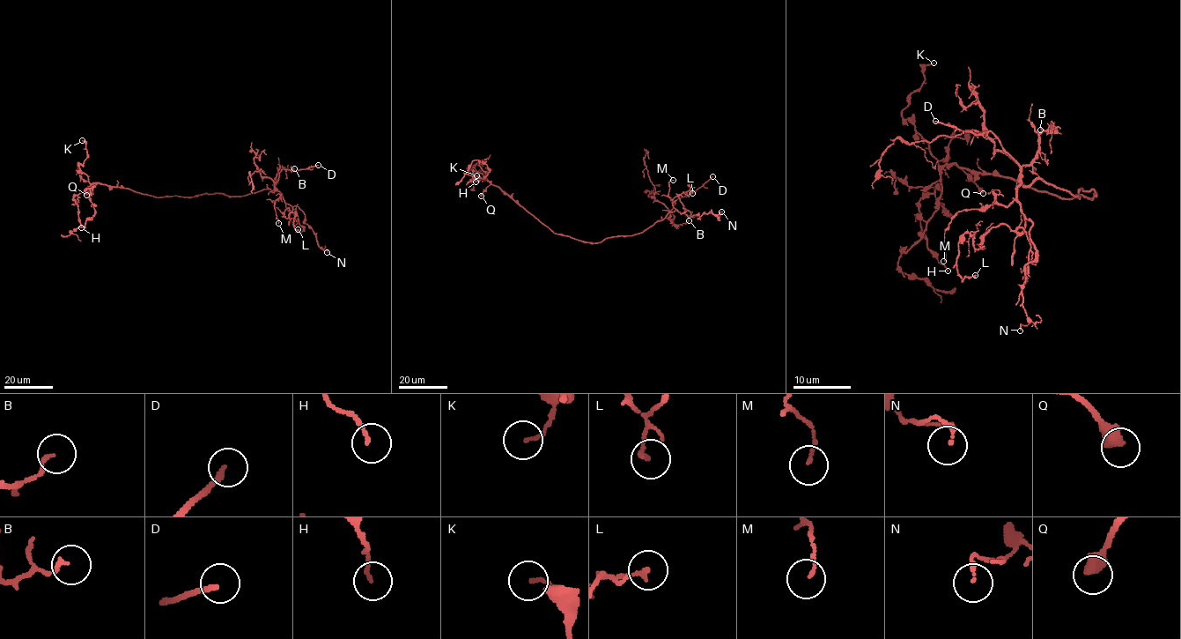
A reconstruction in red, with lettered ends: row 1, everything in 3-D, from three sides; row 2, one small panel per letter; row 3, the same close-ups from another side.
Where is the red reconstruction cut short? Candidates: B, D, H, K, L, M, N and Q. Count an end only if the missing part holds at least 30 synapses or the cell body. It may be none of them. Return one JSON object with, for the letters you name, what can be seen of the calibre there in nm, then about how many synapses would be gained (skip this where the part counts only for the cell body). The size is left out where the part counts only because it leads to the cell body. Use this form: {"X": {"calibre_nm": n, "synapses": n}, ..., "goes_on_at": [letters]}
{"D": {"calibre_nm": 200}, "goes_on_at": ["D"]}

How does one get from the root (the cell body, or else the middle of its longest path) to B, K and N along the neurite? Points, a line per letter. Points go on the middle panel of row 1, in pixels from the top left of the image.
B: (577, 240), (598, 243), (608, 237), (638, 234), (669, 211), (675, 224), (689, 220)
K: (577, 240), (553, 233), (477, 172), (474, 167), (478, 162), (481, 170), (476, 175)
N: (577, 240), (598, 243), (608, 237), (638, 234), (675, 211), (699, 219), (703, 213), (718, 215), (721, 211)

